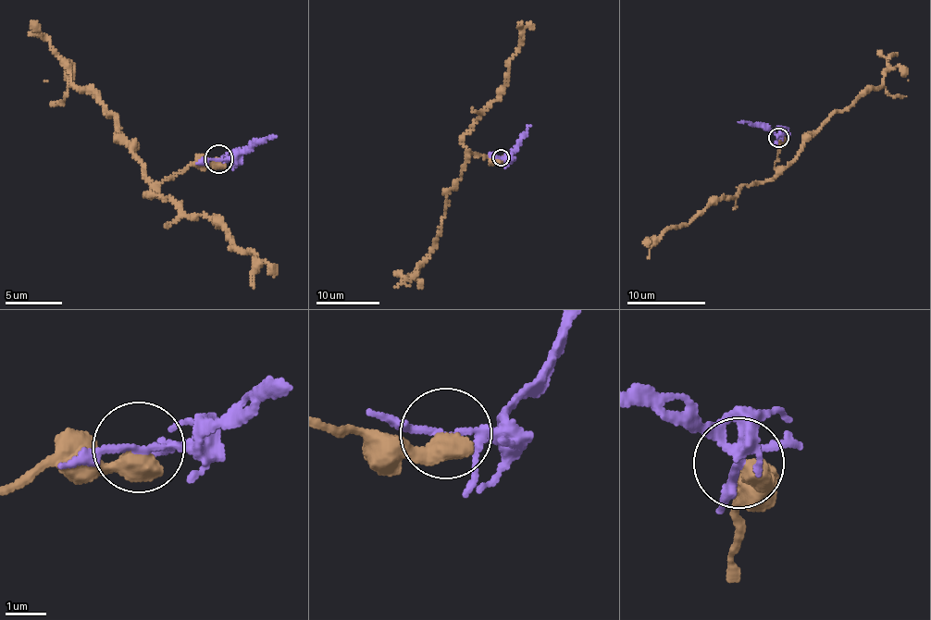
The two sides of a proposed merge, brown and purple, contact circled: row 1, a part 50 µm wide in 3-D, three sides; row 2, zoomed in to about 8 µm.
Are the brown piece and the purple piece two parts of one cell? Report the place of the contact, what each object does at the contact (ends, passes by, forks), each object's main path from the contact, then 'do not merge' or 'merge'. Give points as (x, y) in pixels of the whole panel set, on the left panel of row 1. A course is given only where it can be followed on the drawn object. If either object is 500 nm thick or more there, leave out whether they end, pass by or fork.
at (218, 159); brown runs (219, 160), (188, 165), (158, 187), (119, 137), (117, 118), (70, 82), (68, 62), (31, 20); purple runs (219, 159), (228, 160), (276, 136); do not merge

